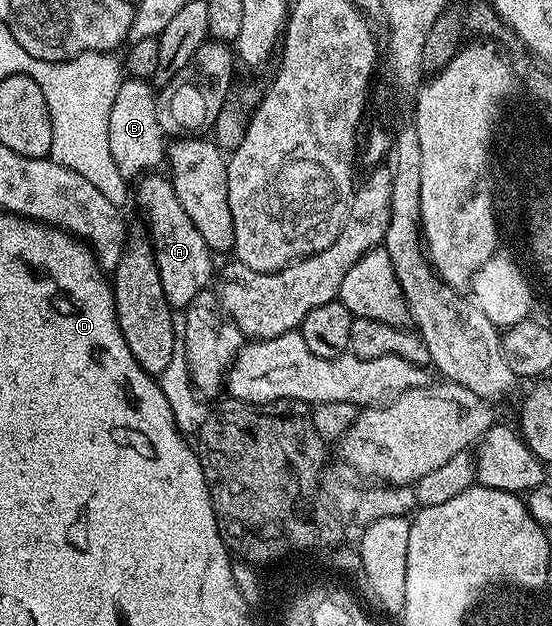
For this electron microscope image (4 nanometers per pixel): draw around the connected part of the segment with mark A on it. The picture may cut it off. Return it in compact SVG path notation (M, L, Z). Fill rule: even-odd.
M144 174L138 177L133 188L133 200L139 203L139 208L147 219L145 232L155 251L157 270L161 274L161 290L165 290L165 298L171 303L172 309L182 310L189 306L189 302L193 302L193 298L197 298L197 294L205 291L210 280L212 283L213 253L209 246L205 246L205 238L201 238L197 226L193 226L193 221L189 219L189 214L185 214L181 202L177 202L177 194L170 179L166 175L159 175Z

